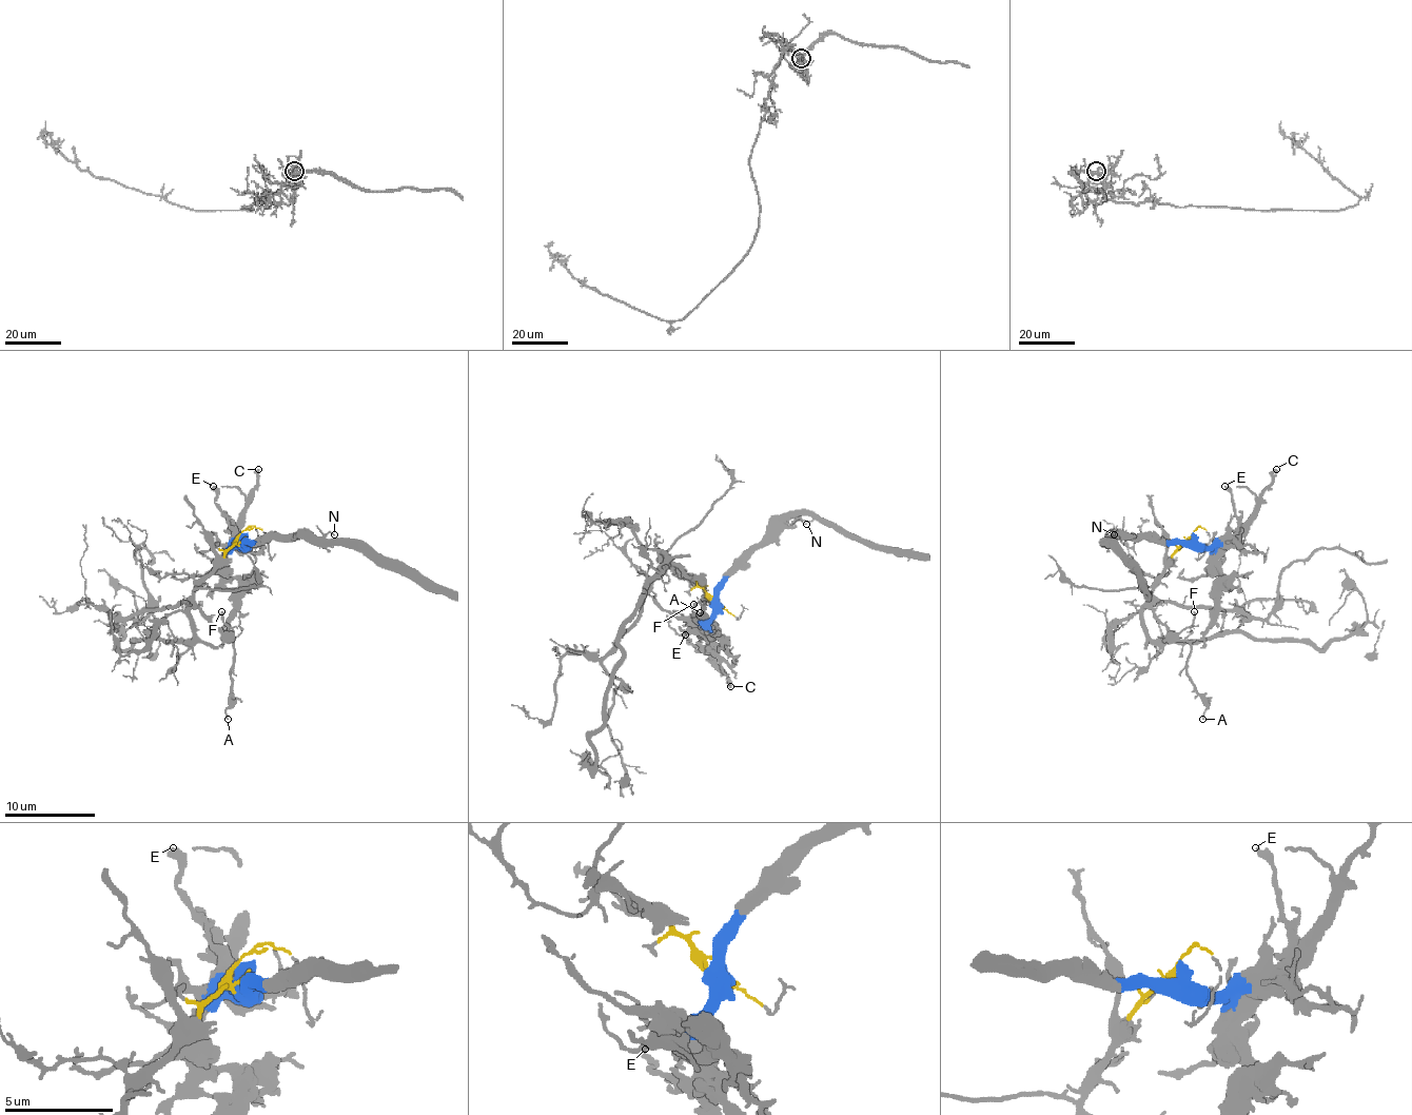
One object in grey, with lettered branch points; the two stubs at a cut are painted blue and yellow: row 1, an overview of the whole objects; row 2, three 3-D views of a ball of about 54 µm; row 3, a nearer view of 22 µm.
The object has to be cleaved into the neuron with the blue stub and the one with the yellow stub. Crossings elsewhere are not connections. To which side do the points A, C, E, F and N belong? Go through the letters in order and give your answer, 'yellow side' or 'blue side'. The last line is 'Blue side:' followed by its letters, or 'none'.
A: yellow side
C: blue side
E: blue side
F: yellow side
N: blue side
Blue side: C, E, N

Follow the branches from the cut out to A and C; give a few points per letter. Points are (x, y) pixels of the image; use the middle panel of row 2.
A: (709, 602), (693, 582), (667, 561), (703, 588), (705, 600), (703, 598), (701, 613)
C: (712, 602), (709, 653), (730, 685)

